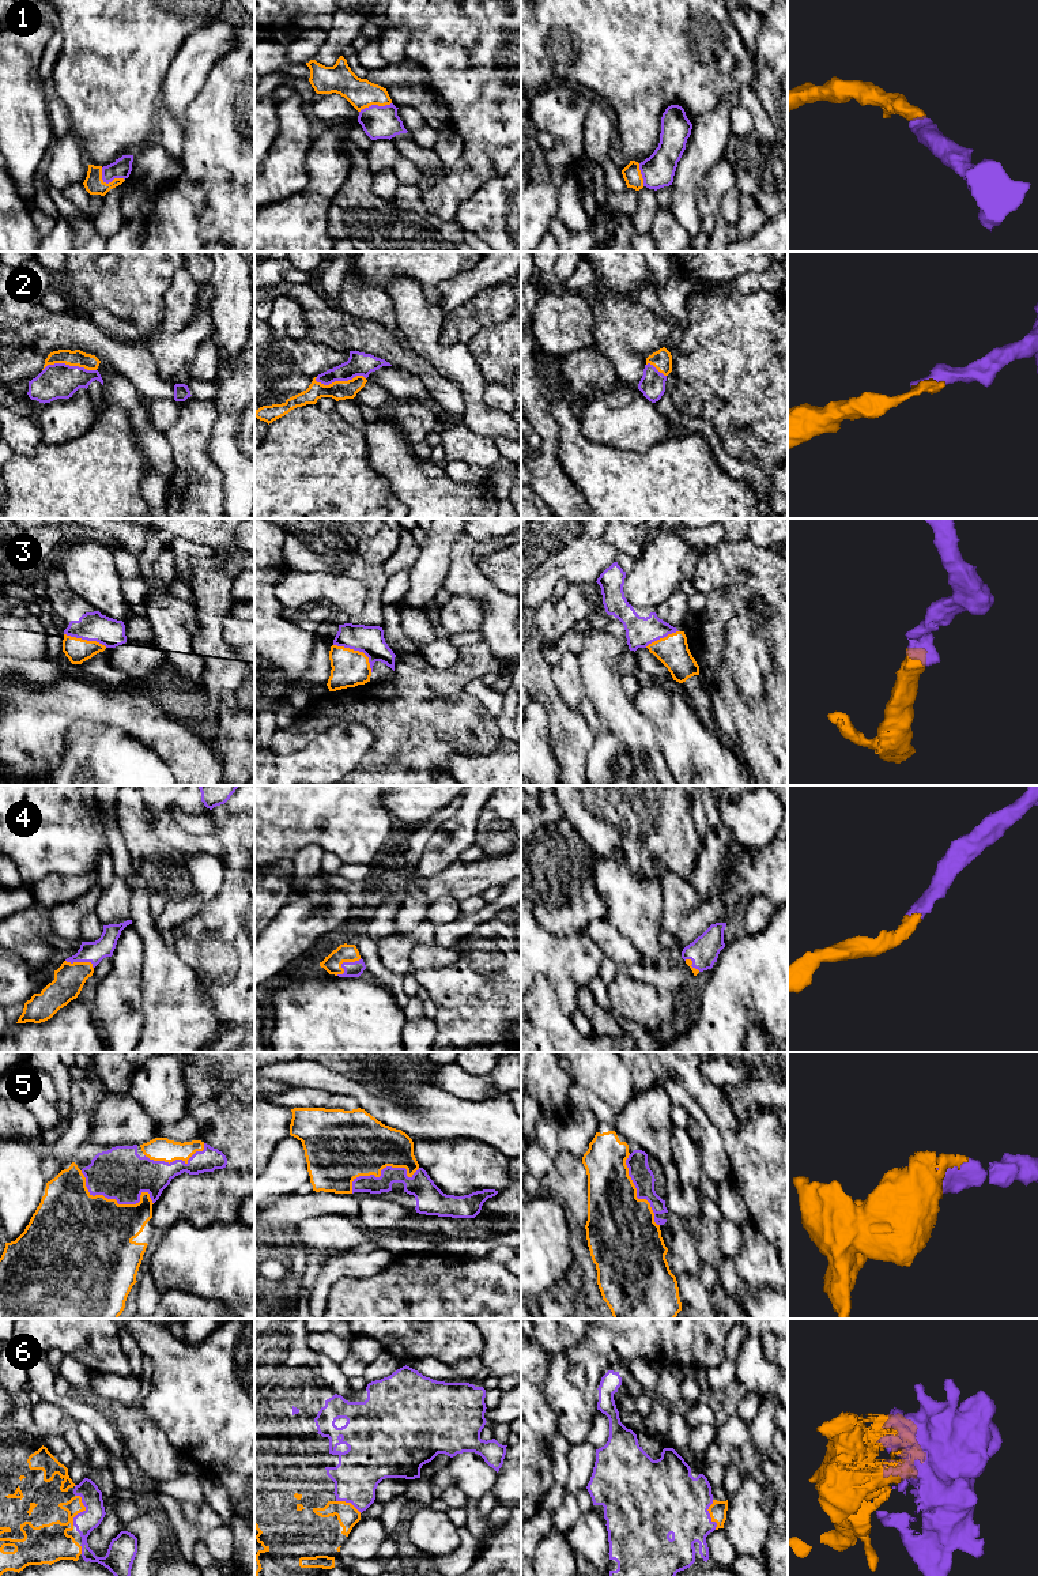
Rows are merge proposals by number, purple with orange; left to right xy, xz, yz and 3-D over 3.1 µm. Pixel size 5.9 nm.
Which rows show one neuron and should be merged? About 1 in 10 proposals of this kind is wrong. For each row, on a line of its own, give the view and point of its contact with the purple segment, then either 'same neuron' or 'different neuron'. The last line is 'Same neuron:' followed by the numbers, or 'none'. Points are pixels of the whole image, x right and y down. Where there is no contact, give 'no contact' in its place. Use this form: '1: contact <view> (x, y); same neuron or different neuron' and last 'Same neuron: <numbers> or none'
1: contact xy (108, 183); same neuron
2: contact xy (68, 365); same neuron
3: contact xz (358, 649); same neuron
4: contact xz (343, 962); same neuron
5: contact xy (116, 1199); same neuron
6: contact xy (83, 1511); same neuron
Same neuron: 1, 2, 3, 4, 5, 6

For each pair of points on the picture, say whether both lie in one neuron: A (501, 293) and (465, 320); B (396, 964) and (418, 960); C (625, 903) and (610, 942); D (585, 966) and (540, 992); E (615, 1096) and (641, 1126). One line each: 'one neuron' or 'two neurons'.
A: one neuron
B: two neurons
C: two neurons
D: two neurons
E: two neurons

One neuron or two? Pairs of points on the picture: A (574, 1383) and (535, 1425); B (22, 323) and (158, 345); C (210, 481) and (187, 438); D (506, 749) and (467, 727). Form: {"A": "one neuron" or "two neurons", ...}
{"A": "two neurons", "B": "two neurons", "C": "one neuron", "D": "two neurons"}

